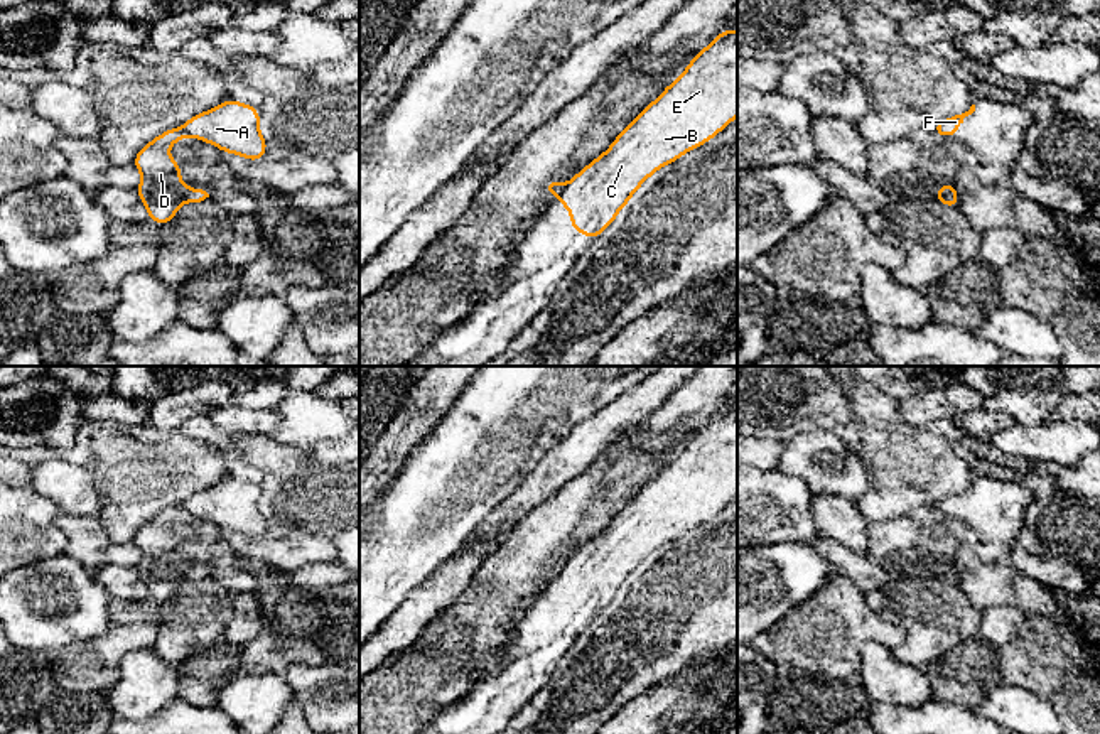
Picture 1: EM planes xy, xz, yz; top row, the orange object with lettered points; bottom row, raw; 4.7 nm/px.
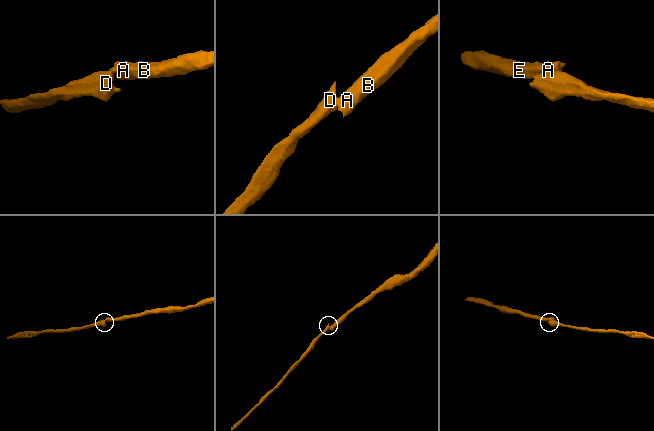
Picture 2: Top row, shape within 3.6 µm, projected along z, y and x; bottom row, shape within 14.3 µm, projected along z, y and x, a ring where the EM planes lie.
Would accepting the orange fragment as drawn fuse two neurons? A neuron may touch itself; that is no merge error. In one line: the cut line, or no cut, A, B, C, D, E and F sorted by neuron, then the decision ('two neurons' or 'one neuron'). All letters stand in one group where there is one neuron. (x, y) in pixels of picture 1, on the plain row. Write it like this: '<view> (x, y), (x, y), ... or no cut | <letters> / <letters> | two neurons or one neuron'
xz (566, 564), (559, 574) | A B C E F / D | two neurons

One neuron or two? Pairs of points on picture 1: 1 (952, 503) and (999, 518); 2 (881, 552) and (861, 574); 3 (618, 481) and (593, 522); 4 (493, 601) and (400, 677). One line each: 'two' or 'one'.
1: one
2: two
3: one
4: one

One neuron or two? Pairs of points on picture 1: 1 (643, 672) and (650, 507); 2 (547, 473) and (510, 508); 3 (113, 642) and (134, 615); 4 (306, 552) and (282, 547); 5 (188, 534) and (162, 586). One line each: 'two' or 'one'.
1: two
2: one
3: two
4: one
5: one

